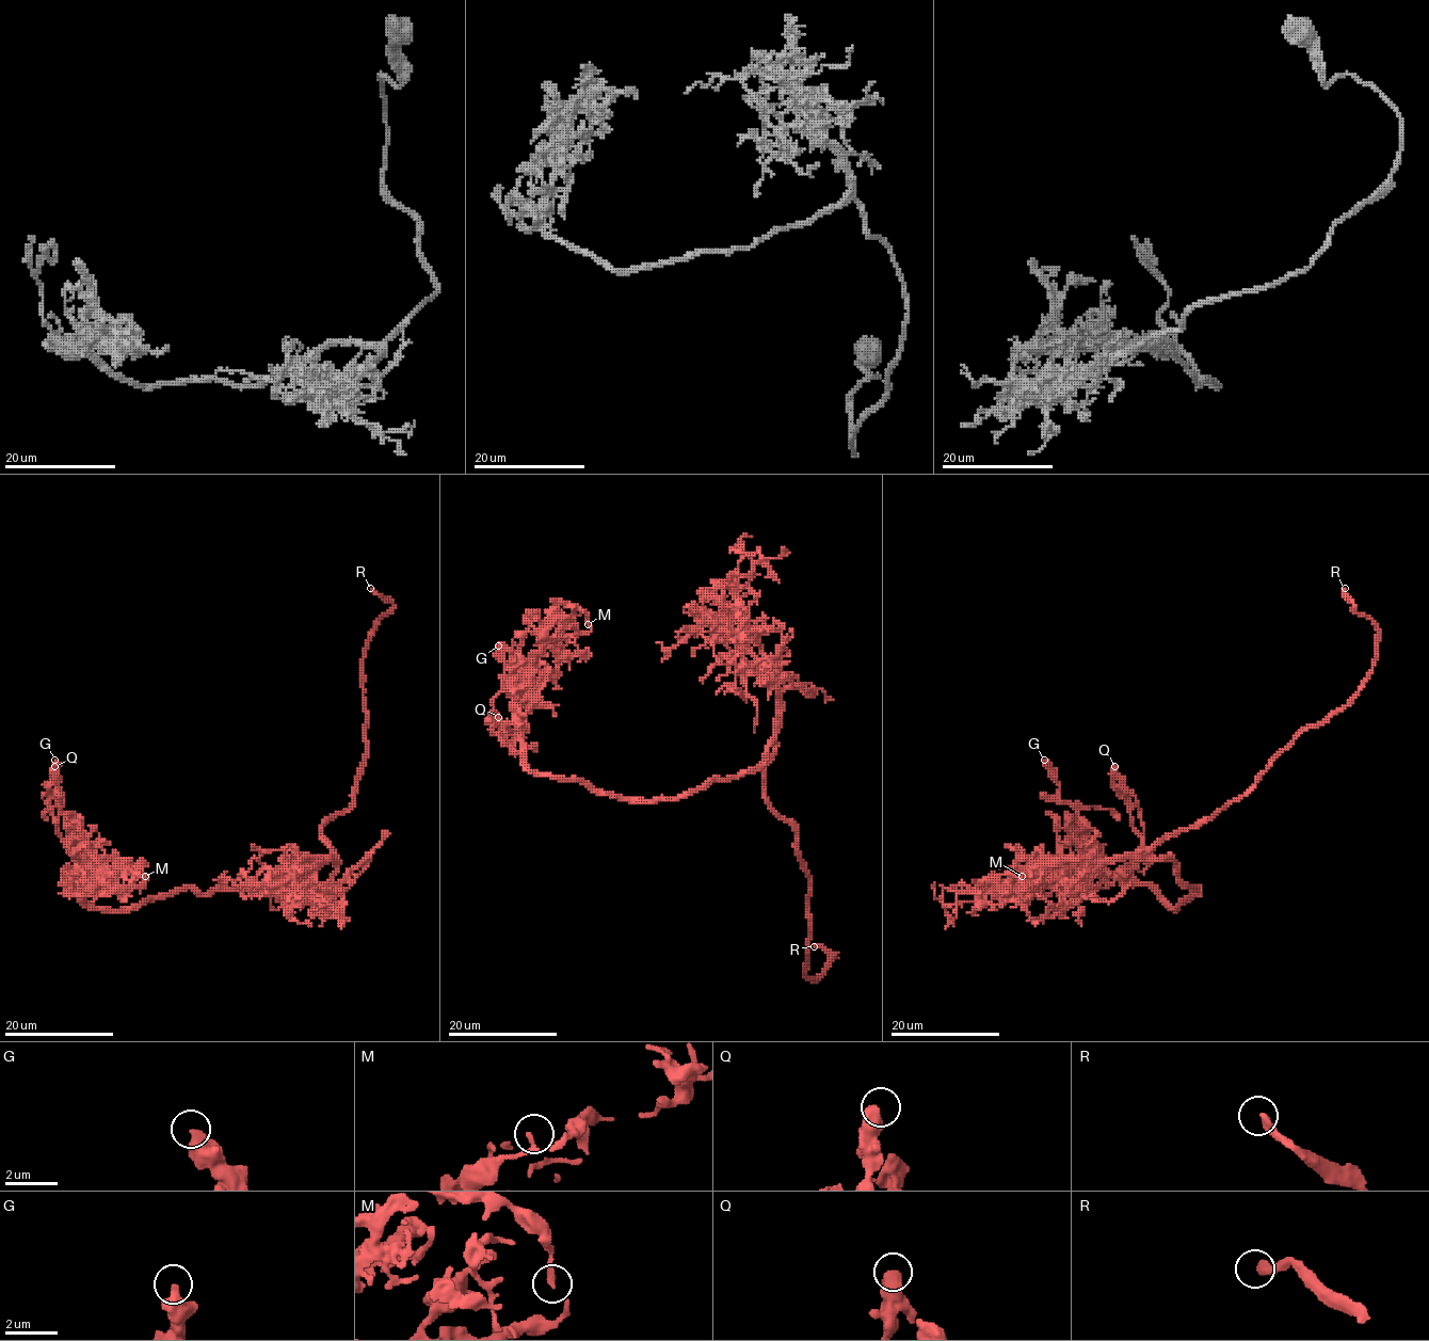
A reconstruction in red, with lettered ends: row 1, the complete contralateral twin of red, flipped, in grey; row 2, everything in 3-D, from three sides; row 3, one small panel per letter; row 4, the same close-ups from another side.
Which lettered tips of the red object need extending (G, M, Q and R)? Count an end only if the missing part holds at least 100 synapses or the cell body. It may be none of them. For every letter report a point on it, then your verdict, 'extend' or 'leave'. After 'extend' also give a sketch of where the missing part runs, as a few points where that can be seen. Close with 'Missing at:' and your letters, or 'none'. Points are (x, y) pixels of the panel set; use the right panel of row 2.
G: at (1044, 760); leave
M: at (1022, 876); leave
Q: at (1114, 766); leave
R: at (1345, 588); extend; missing branch runs (1345, 588), (1346, 584), (1342, 581), (1318, 579)
Missing at: R

